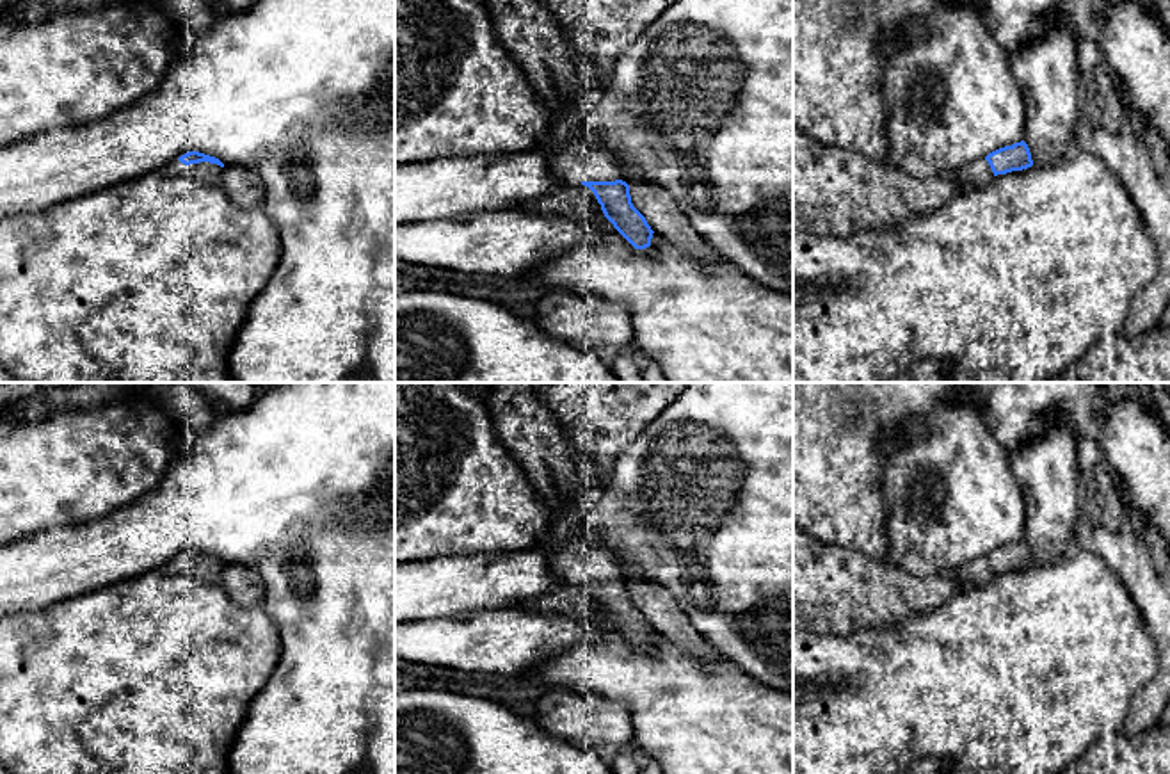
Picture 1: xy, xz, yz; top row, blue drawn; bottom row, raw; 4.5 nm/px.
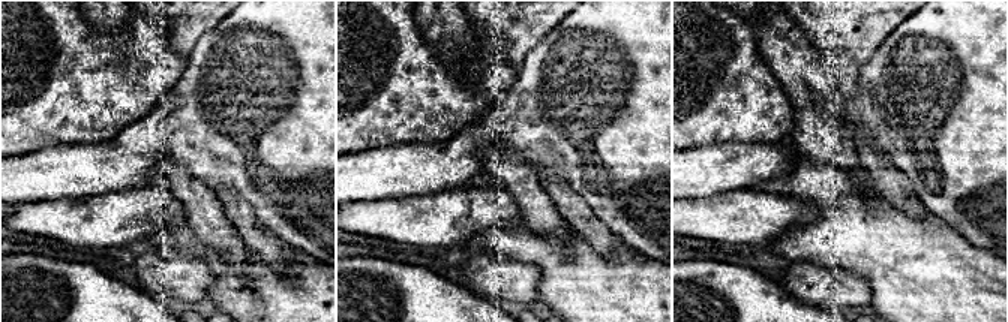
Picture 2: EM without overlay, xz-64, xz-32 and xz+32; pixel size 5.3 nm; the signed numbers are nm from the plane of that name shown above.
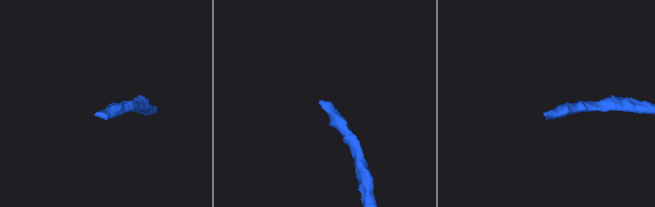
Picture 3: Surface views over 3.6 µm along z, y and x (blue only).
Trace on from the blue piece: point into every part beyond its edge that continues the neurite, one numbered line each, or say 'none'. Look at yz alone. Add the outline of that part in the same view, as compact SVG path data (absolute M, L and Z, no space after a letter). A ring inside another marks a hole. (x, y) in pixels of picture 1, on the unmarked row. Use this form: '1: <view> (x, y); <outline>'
1: yz (975, 572); M985 557L971 559L958 569L951 571L953 576L967 582L971 587L989 582L994 571Z

